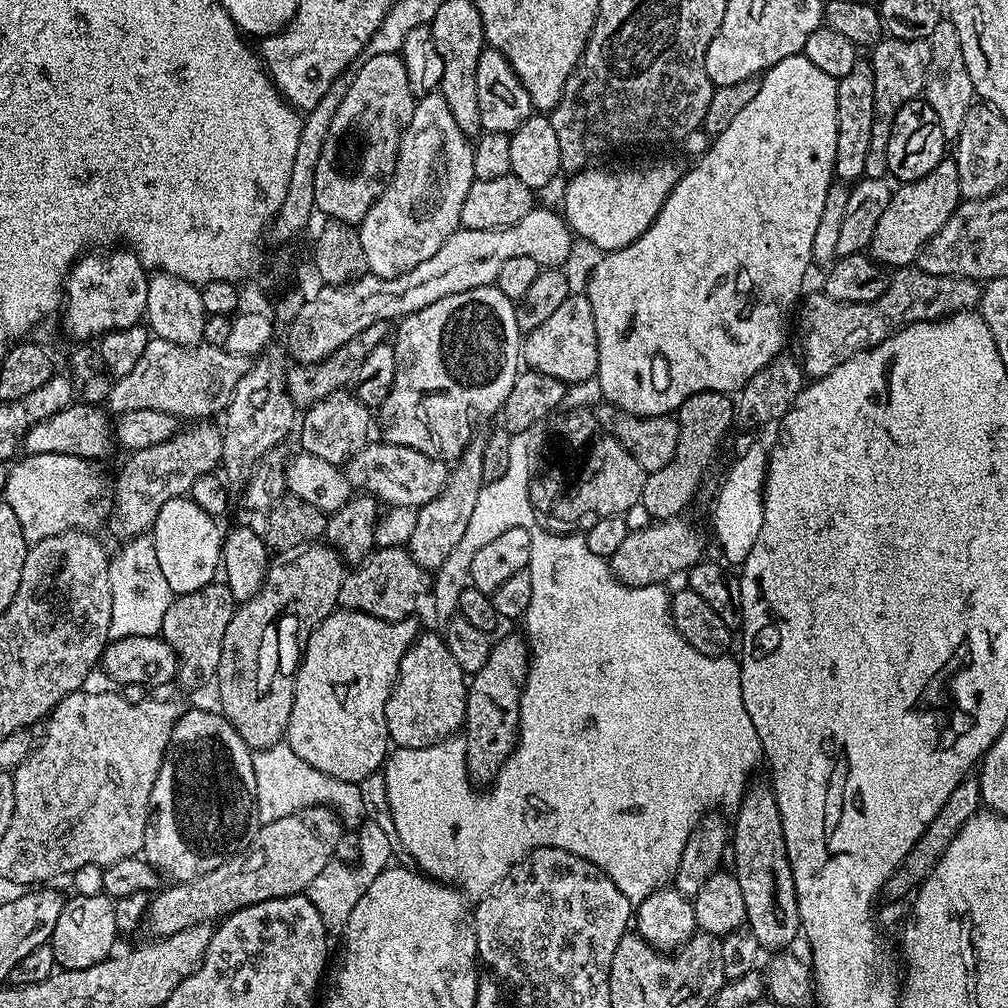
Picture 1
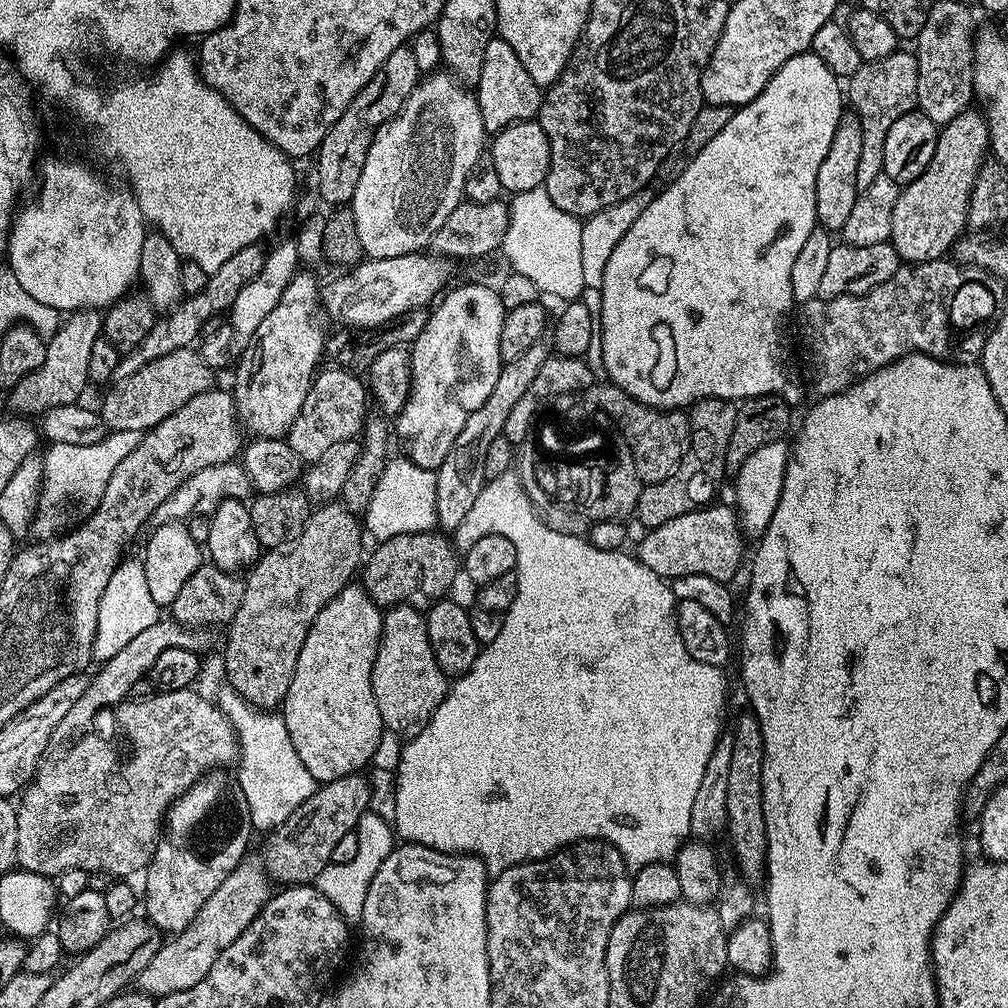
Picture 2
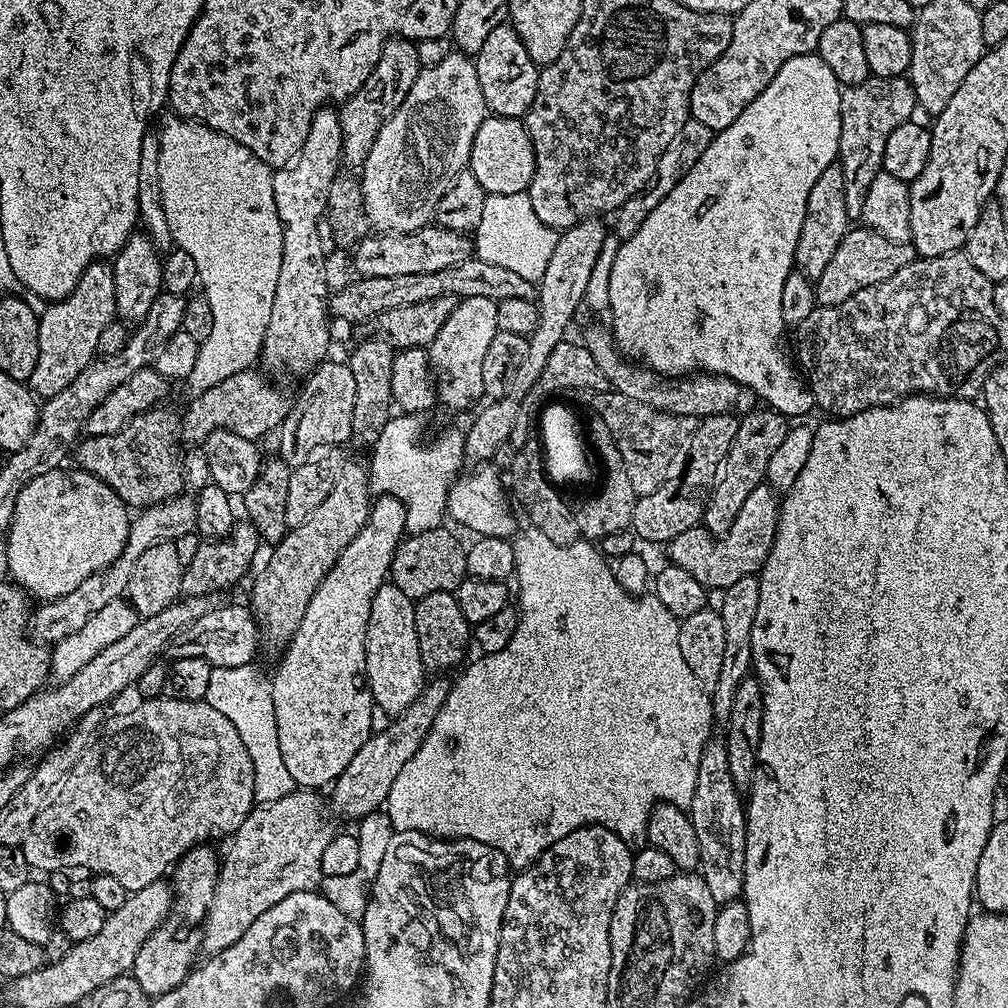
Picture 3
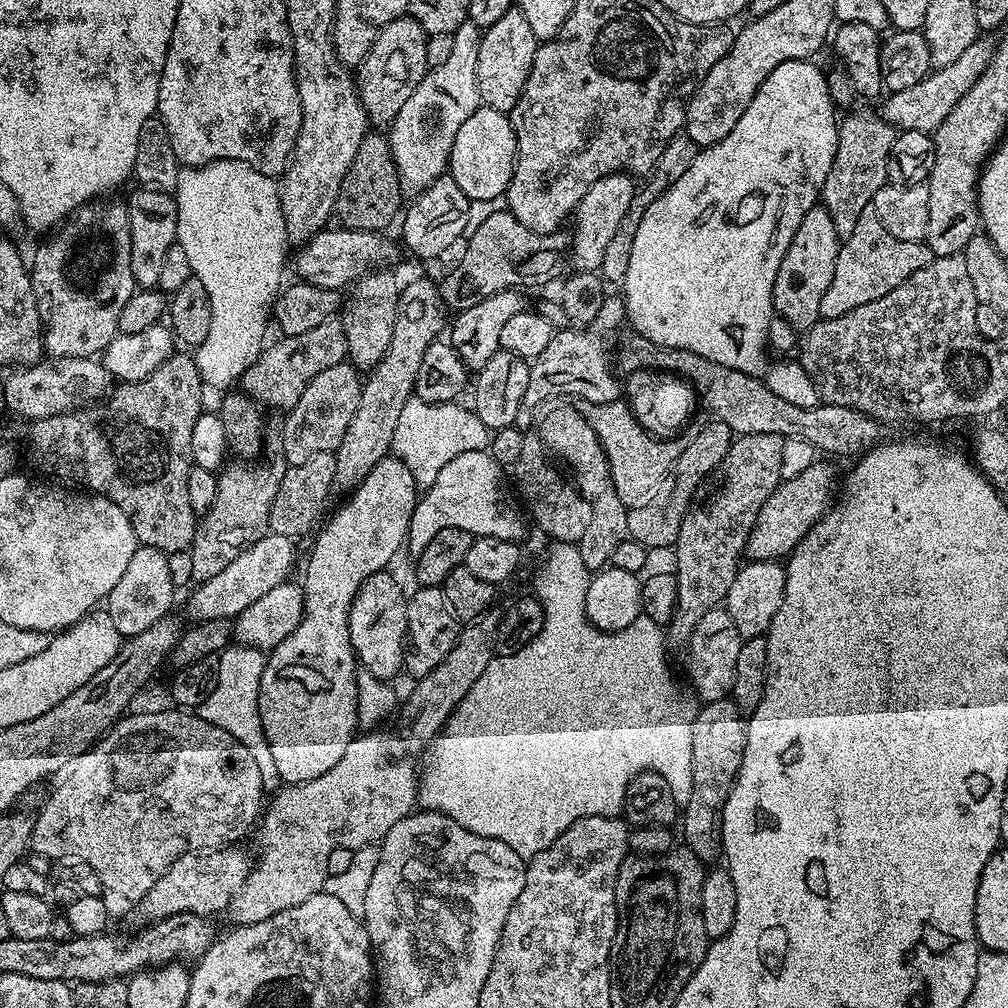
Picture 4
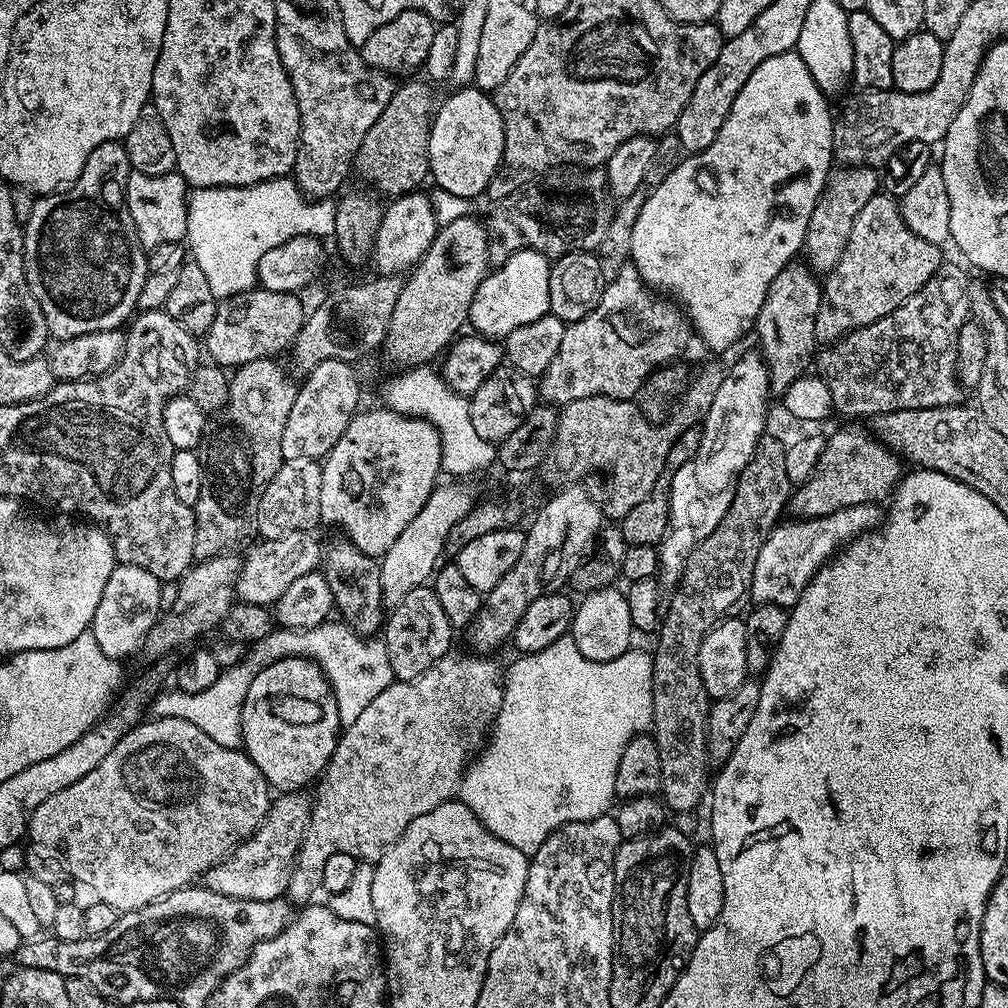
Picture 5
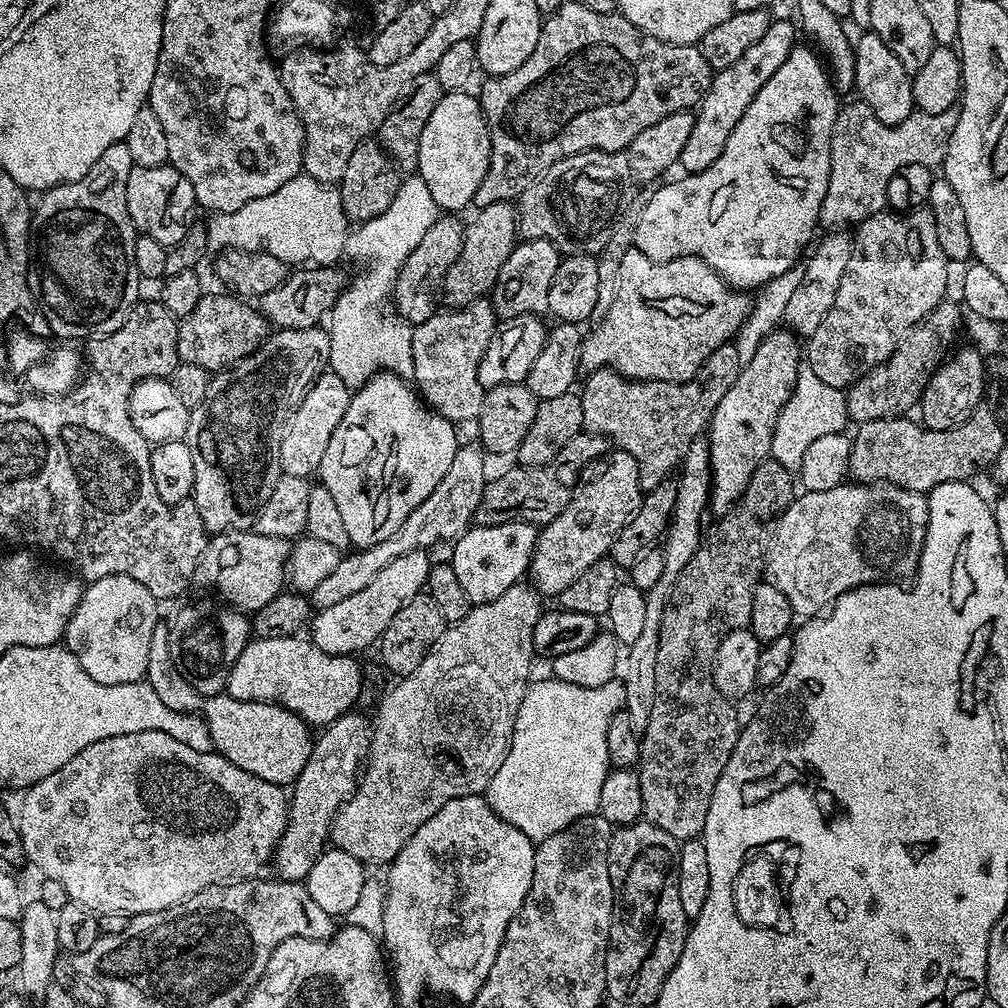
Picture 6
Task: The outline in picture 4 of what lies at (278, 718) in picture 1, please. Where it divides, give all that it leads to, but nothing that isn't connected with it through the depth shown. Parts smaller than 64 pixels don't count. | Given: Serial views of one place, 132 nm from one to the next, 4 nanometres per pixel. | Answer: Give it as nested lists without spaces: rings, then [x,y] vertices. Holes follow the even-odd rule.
[[[412,280],[409,284],[405,283],[403,285],[400,300],[396,304],[396,317],[394,318],[394,334],[390,334],[390,347],[386,350],[386,354],[382,358],[382,362],[378,362],[376,368],[371,369],[371,372],[367,375],[367,378],[361,383],[360,386],[360,397],[358,398],[358,410],[354,410],[354,418],[350,418],[350,426],[346,426],[346,434],[342,434],[342,442],[336,447],[334,453],[336,458],[336,484],[339,487],[344,487],[345,490],[351,490],[360,484],[362,478],[374,470],[374,466],[378,466],[378,462],[385,459],[392,451],[392,439],[394,438],[394,430],[398,426],[398,417],[402,415],[402,406],[406,406],[408,400],[413,399],[414,391],[416,388],[416,378],[418,376],[418,365],[422,362],[422,354],[426,354],[426,346],[430,346],[434,341],[441,339],[442,333],[440,331],[445,331],[446,320],[444,324],[444,312],[446,313],[445,305],[442,303],[442,292],[439,287],[436,288],[428,280]]]

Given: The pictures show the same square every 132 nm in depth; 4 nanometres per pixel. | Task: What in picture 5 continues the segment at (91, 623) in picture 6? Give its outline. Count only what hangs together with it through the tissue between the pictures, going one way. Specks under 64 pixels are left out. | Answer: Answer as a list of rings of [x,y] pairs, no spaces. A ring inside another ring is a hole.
[[[117,563],[110,574],[110,582],[106,582],[106,590],[102,590],[102,602],[98,602],[98,610],[94,610],[90,629],[98,646],[102,646],[102,650],[112,660],[127,661],[127,656],[143,649],[146,634],[162,615],[160,588],[161,580],[154,578],[150,570],[142,570],[142,566]]]

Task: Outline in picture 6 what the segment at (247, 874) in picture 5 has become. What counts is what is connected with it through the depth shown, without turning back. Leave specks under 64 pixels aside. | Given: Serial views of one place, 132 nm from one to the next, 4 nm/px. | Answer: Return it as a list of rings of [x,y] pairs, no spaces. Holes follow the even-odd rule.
[[[345,712],[333,724],[327,725],[321,736],[319,733],[315,737],[310,758],[306,758],[302,774],[298,774],[295,784],[291,785],[288,826],[276,844],[272,859],[275,875],[281,880],[305,881],[326,848],[337,810],[356,790],[368,755],[368,744],[372,741],[369,717],[359,716],[358,712]]]

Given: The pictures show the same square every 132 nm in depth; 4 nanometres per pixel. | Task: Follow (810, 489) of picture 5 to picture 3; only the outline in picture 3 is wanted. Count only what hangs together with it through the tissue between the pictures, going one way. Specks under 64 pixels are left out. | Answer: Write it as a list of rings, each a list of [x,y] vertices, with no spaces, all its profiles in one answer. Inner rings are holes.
[[[765,482],[754,486],[754,494],[746,498],[728,533],[717,538],[703,526],[685,530],[667,544],[667,559],[682,570],[694,574],[694,578],[698,578],[698,582],[702,582],[709,590],[723,590],[734,586],[734,582],[739,582],[742,578],[757,575],[774,546],[780,518],[780,501],[781,497],[771,484]]]

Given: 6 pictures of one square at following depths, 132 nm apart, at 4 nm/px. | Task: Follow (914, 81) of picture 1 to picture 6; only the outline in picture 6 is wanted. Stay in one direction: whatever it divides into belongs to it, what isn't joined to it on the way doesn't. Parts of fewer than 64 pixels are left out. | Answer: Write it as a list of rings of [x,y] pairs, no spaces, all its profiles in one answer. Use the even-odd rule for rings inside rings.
[[[832,230],[824,235],[828,236],[821,235],[803,261],[802,282],[791,295],[783,317],[783,323],[800,338],[812,336],[822,323],[822,318],[830,314],[830,306],[834,306],[834,298],[838,295],[838,286],[842,282],[842,274],[846,274],[846,262],[850,262],[852,236],[844,230]]]

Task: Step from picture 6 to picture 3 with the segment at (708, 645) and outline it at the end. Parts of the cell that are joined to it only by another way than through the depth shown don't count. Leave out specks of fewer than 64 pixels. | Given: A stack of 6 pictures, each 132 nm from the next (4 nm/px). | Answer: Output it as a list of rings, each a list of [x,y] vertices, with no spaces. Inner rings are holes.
[[[767,406],[743,413],[739,421],[738,434],[734,434],[734,442],[720,465],[720,471],[716,473],[703,505],[703,527],[713,534],[728,533],[734,518],[738,518],[738,510],[742,510],[746,498],[754,494],[754,486],[765,483],[770,457],[774,455],[774,450],[778,450],[778,446],[782,446],[790,427],[789,417]]]

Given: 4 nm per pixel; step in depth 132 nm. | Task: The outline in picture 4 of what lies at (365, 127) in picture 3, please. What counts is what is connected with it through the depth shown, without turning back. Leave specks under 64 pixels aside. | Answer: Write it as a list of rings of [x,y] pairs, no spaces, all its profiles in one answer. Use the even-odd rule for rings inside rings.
[[[400,16],[394,22],[387,24],[385,28],[380,29],[380,33],[374,38],[374,42],[370,46],[370,50],[366,54],[366,58],[355,69],[354,79],[356,81],[356,91],[360,94],[360,101],[368,115],[368,123],[372,126],[380,126],[376,124],[384,124],[383,126],[391,125],[392,119],[398,114],[398,110],[402,110],[402,106],[406,103],[406,98],[410,98],[410,94],[414,94],[414,90],[418,86],[418,82],[422,82],[422,78],[429,72],[428,63],[426,62],[426,42],[429,35],[424,31],[424,27],[415,20],[412,16]]]

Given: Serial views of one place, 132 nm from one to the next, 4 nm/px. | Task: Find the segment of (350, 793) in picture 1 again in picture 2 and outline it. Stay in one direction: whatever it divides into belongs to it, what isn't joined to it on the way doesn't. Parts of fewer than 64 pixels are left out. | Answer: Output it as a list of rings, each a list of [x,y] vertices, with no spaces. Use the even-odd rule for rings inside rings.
[[[224,686],[221,690],[218,707],[236,731],[240,768],[238,787],[248,803],[252,825],[257,831],[273,831],[294,810],[298,810],[298,806],[302,806],[310,794],[316,792],[318,781],[310,770],[306,770],[302,758],[298,758],[294,742],[290,742],[290,730],[286,730],[286,722],[279,711],[255,708],[230,686]]]

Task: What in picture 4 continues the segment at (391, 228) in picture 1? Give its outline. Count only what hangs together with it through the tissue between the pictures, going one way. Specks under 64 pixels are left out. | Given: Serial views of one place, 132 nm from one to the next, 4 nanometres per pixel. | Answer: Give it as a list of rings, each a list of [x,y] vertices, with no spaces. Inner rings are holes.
[[[465,22],[459,24],[451,35],[454,47],[449,60],[424,75],[386,132],[400,179],[400,190],[404,194],[419,194],[448,172],[450,150],[454,146],[454,138],[458,138],[462,122],[466,122],[466,118],[470,118],[470,114],[481,107],[478,94],[478,46],[482,29],[477,24]]]

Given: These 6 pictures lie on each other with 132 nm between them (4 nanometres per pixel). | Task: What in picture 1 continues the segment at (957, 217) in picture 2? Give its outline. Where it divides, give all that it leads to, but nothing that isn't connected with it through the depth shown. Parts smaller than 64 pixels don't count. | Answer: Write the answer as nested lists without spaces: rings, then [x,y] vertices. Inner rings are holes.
[[[952,158],[941,160],[930,174],[901,183],[899,187],[893,191],[890,202],[886,202],[886,210],[882,218],[878,218],[870,245],[872,259],[892,270],[915,265],[926,242],[946,226],[946,218],[950,218],[962,202],[958,190],[958,166]]]

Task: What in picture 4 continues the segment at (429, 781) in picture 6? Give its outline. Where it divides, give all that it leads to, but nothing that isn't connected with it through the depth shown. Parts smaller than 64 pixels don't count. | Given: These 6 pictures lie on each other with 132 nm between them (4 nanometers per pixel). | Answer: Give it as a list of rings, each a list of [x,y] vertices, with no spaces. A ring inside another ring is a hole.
[[[357,734],[352,737],[350,746],[346,746],[346,754],[342,754],[342,758],[338,758],[337,764],[330,766],[330,770],[326,770],[326,774],[318,774],[318,778],[314,778],[310,782],[290,784],[281,787],[279,791],[275,793],[277,796],[274,797],[272,801],[270,801],[271,799],[267,801],[266,807],[259,817],[258,827],[254,832],[254,837],[256,836],[256,848],[260,853],[255,853],[254,863],[251,865],[251,872],[246,878],[245,884],[239,892],[234,894],[233,900],[229,902],[226,909],[226,916],[229,916],[229,918],[233,920],[231,922],[233,925],[239,926],[241,924],[262,922],[266,918],[270,918],[282,910],[288,910],[290,906],[298,906],[298,902],[306,902],[306,898],[314,898],[314,894],[323,891],[324,880],[329,876],[327,872],[327,859],[333,850],[337,850],[339,847],[355,850],[368,845],[375,845],[377,842],[383,841],[384,835],[390,830],[390,826],[394,826],[394,822],[402,822],[402,818],[412,815],[418,804],[417,769],[415,767],[412,769],[404,760],[392,760],[391,754],[388,753],[388,744],[382,737],[372,736],[376,734],[364,735],[368,736]]]

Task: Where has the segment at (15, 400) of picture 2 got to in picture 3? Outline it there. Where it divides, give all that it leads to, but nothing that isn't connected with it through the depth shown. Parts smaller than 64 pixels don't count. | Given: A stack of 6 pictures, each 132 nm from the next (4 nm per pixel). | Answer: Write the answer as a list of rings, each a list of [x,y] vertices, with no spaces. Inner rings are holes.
[[[93,262],[86,266],[82,278],[78,278],[78,286],[74,286],[70,295],[49,303],[45,308],[48,309],[39,313],[38,362],[34,366],[34,374],[30,374],[26,382],[40,398],[62,394],[62,390],[66,390],[66,386],[70,386],[82,370],[86,370],[88,363],[96,359],[98,334],[117,319],[111,263]]]

